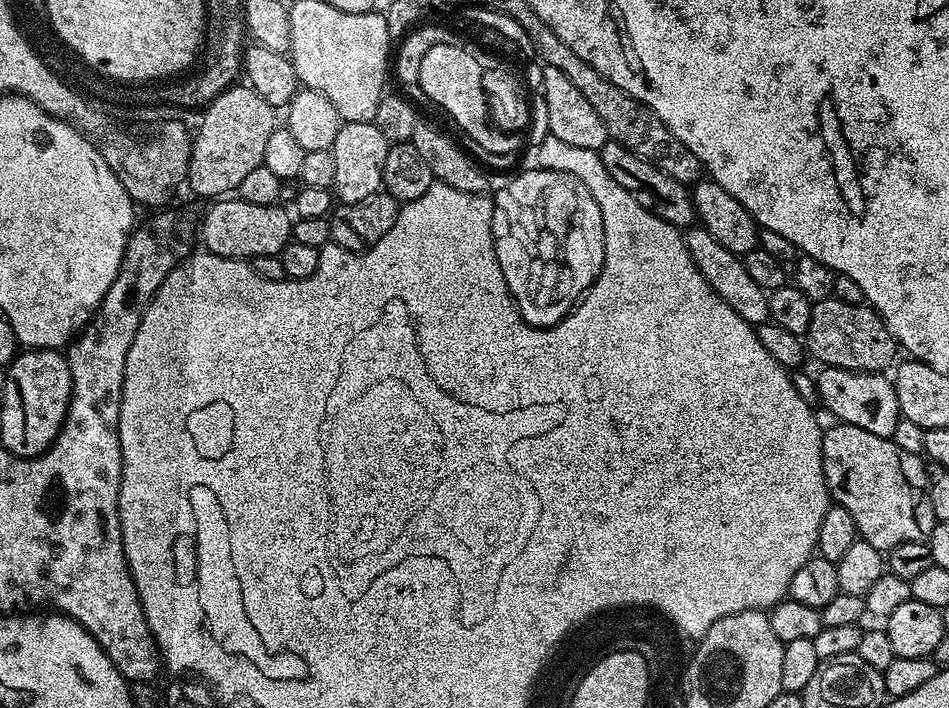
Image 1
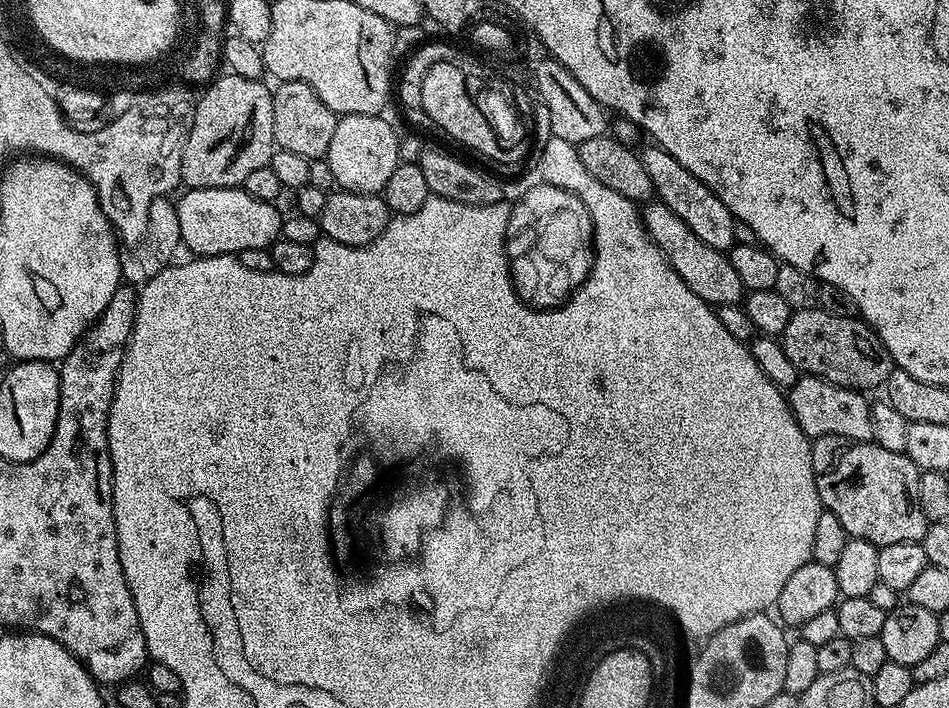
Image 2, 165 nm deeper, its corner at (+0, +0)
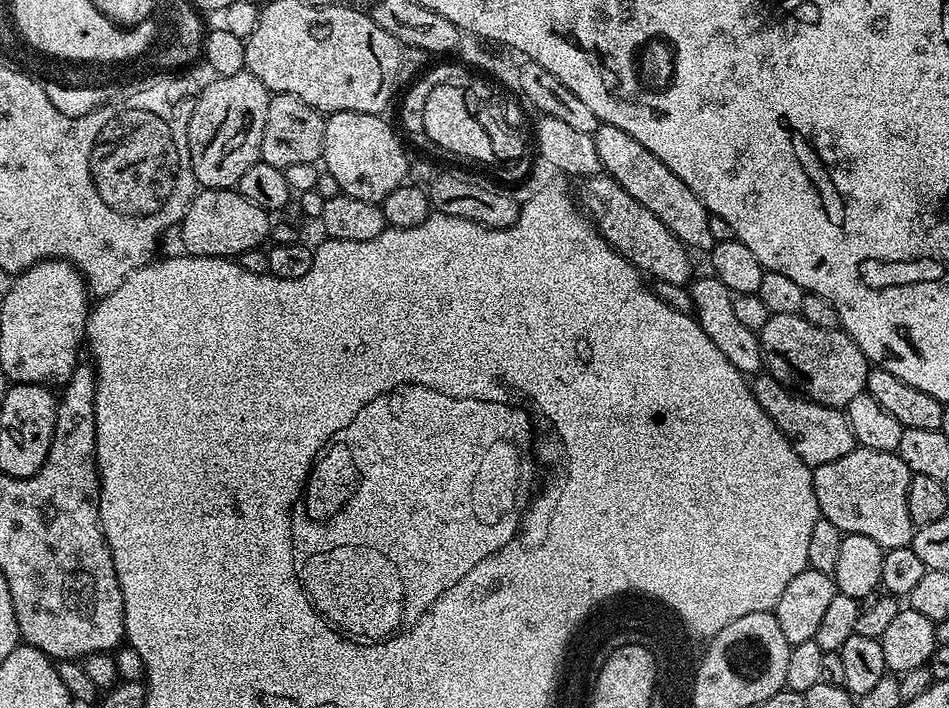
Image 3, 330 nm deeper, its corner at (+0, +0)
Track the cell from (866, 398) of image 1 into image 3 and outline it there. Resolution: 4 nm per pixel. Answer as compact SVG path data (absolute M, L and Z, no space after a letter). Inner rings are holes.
M760 374L751 381L750 391L754 394L754 398L758 398L758 406L762 406L762 410L766 410L766 414L770 414L774 426L778 426L778 430L782 430L782 434L788 439L790 446L794 446L794 454L798 454L798 458L802 458L802 462L806 462L811 469L817 468L826 462L834 462L834 458L842 458L842 454L850 454L858 447L854 438L854 430L850 430L850 422L841 409L820 404L807 395L804 395L805 397L795 396L784 383L783 379L771 374Z

